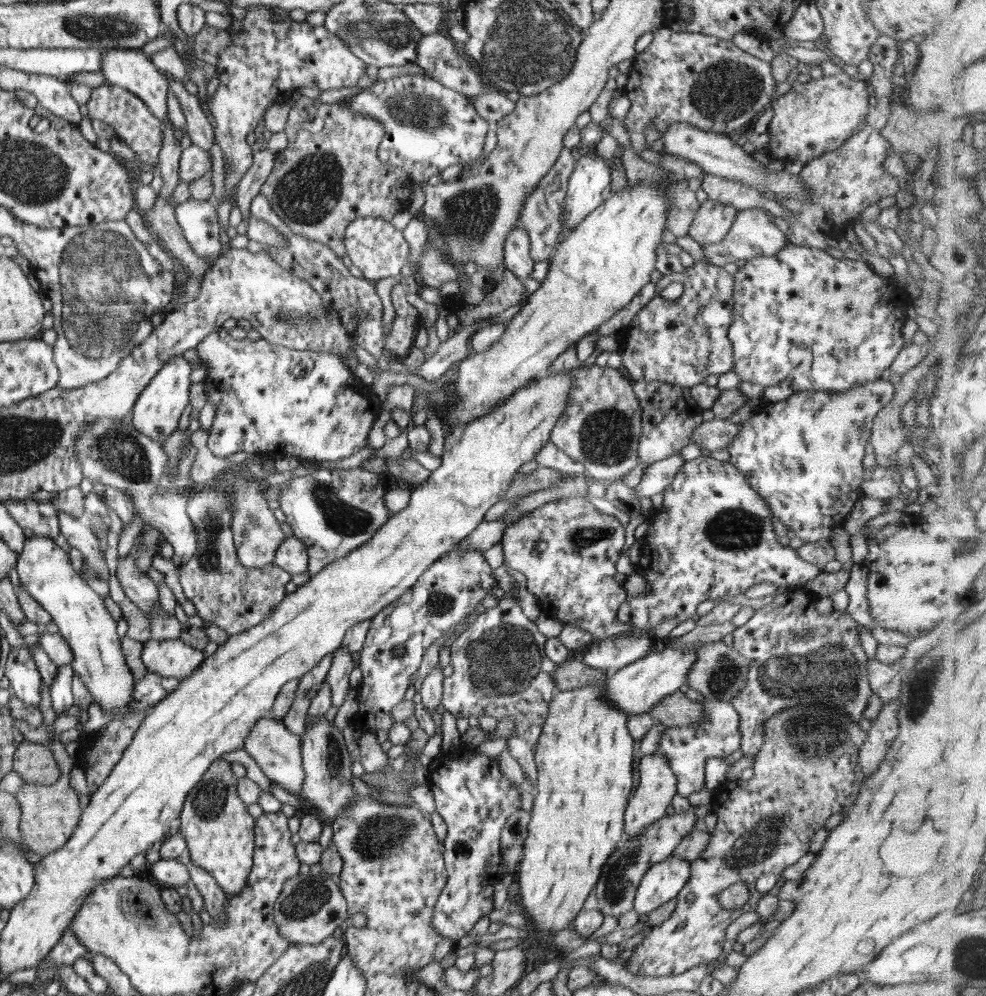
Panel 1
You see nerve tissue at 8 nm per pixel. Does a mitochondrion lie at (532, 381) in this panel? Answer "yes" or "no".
no

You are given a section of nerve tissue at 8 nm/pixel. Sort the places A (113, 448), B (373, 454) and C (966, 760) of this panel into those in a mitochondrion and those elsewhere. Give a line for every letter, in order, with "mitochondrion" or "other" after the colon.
A: mitochondrion
B: other
C: other

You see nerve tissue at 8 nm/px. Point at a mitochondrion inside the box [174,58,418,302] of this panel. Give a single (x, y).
(307, 193)

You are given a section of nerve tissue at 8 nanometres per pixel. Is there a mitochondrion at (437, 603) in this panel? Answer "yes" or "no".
yes

